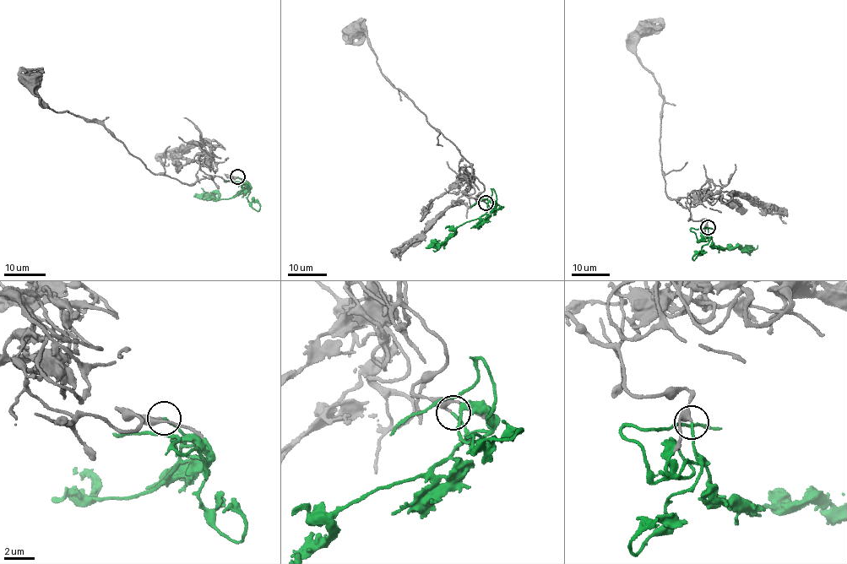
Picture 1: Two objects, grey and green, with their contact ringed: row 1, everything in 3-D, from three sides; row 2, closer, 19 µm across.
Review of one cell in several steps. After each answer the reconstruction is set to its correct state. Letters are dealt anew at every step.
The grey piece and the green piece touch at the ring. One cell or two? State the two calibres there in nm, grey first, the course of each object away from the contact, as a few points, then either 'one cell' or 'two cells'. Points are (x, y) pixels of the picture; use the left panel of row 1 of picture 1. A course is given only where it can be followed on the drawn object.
240 nm thick on the grey side, 170 nm on the other; grey runs (237, 177), (217, 176), (189, 185), (152, 172), (101, 124), (47, 106), (35, 82); green runs (237, 177), (243, 182), (241, 192), (233, 197), (218, 199), (219, 197), (214, 193), (193, 196); one cell

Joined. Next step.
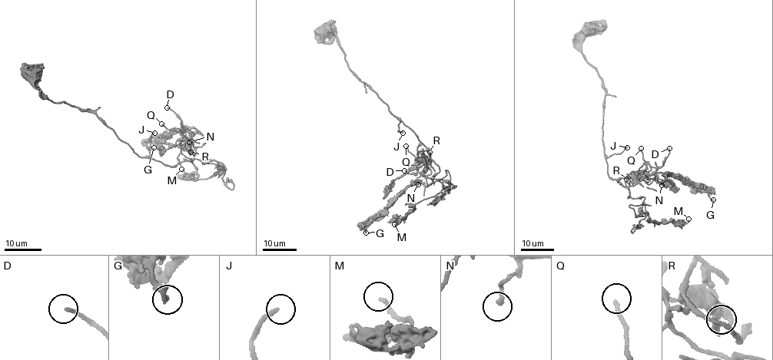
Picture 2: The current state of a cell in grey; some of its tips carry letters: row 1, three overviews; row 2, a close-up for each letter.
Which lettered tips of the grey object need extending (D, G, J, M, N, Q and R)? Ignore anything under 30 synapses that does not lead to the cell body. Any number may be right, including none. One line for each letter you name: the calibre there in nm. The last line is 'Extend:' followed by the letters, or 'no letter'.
Extend: no letter

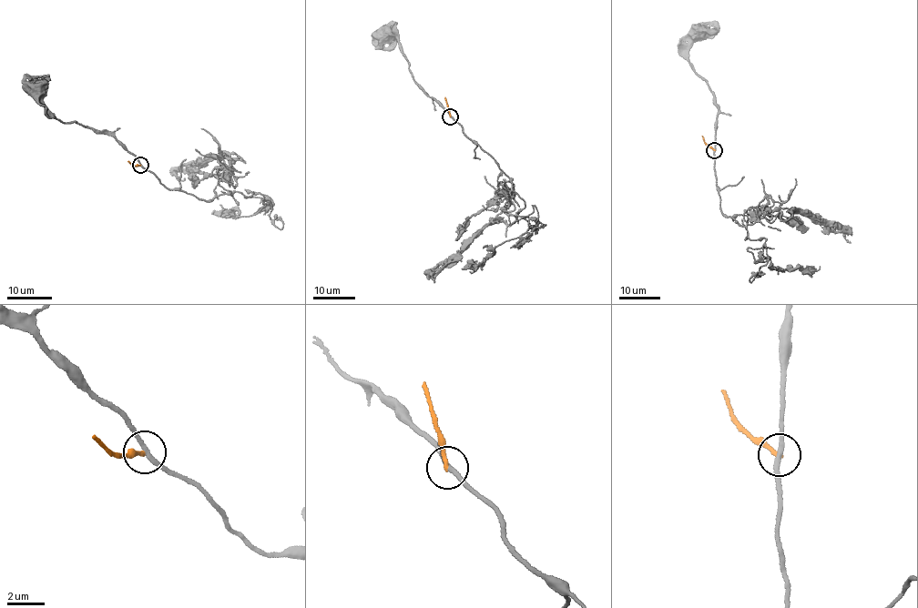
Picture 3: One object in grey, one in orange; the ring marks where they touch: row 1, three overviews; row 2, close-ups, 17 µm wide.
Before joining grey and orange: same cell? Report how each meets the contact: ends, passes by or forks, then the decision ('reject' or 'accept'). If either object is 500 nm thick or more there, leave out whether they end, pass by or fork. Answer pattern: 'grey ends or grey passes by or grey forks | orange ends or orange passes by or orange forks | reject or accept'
grey passes by | orange ends | reject

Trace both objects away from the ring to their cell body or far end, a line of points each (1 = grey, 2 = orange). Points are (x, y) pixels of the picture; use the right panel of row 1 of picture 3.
1: (715, 150), (716, 101), (688, 59), (692, 35), (699, 29)
2: (715, 150), (707, 146), (702, 136)

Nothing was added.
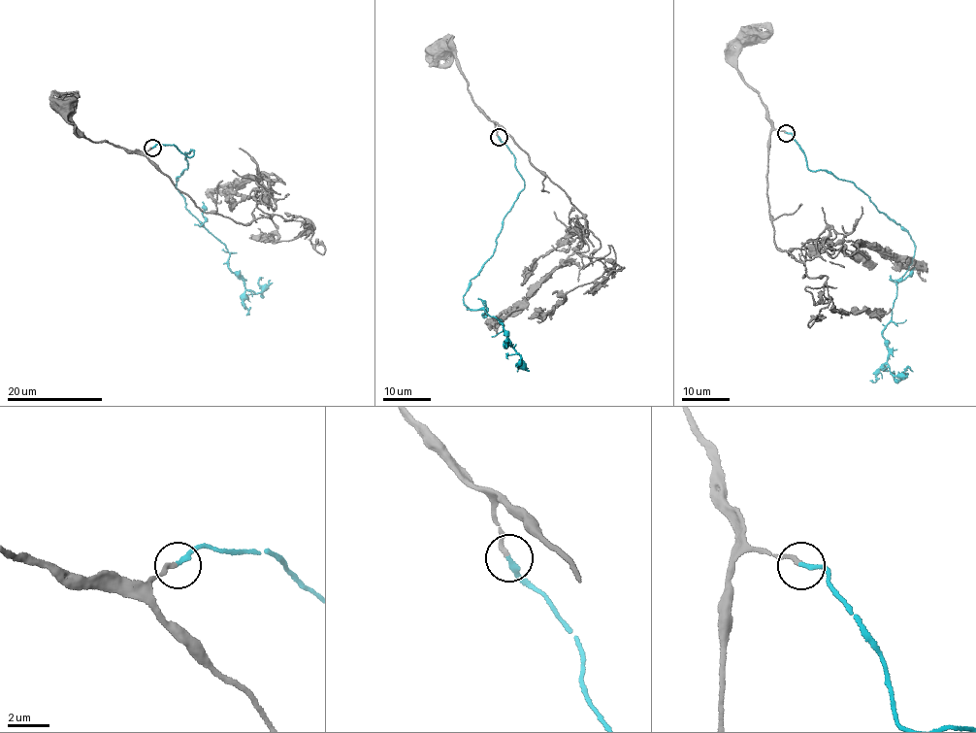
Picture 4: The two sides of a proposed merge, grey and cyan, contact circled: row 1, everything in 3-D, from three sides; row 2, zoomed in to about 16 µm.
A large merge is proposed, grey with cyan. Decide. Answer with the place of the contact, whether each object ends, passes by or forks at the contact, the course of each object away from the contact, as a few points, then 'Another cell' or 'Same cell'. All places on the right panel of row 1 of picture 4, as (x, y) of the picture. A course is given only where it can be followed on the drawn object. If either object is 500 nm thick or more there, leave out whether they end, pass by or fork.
Place: (786, 133). At the ring grey ends. At the ring cyan ends. Course of grey: (786, 132), (775, 129), (764, 105), (737, 67), (741, 39), (750, 32). Course of cyan: (786, 132), (809, 170), (852, 183), (912, 241), (911, 263), (896, 283), (883, 334), (891, 373), (913, 372). Same cell

